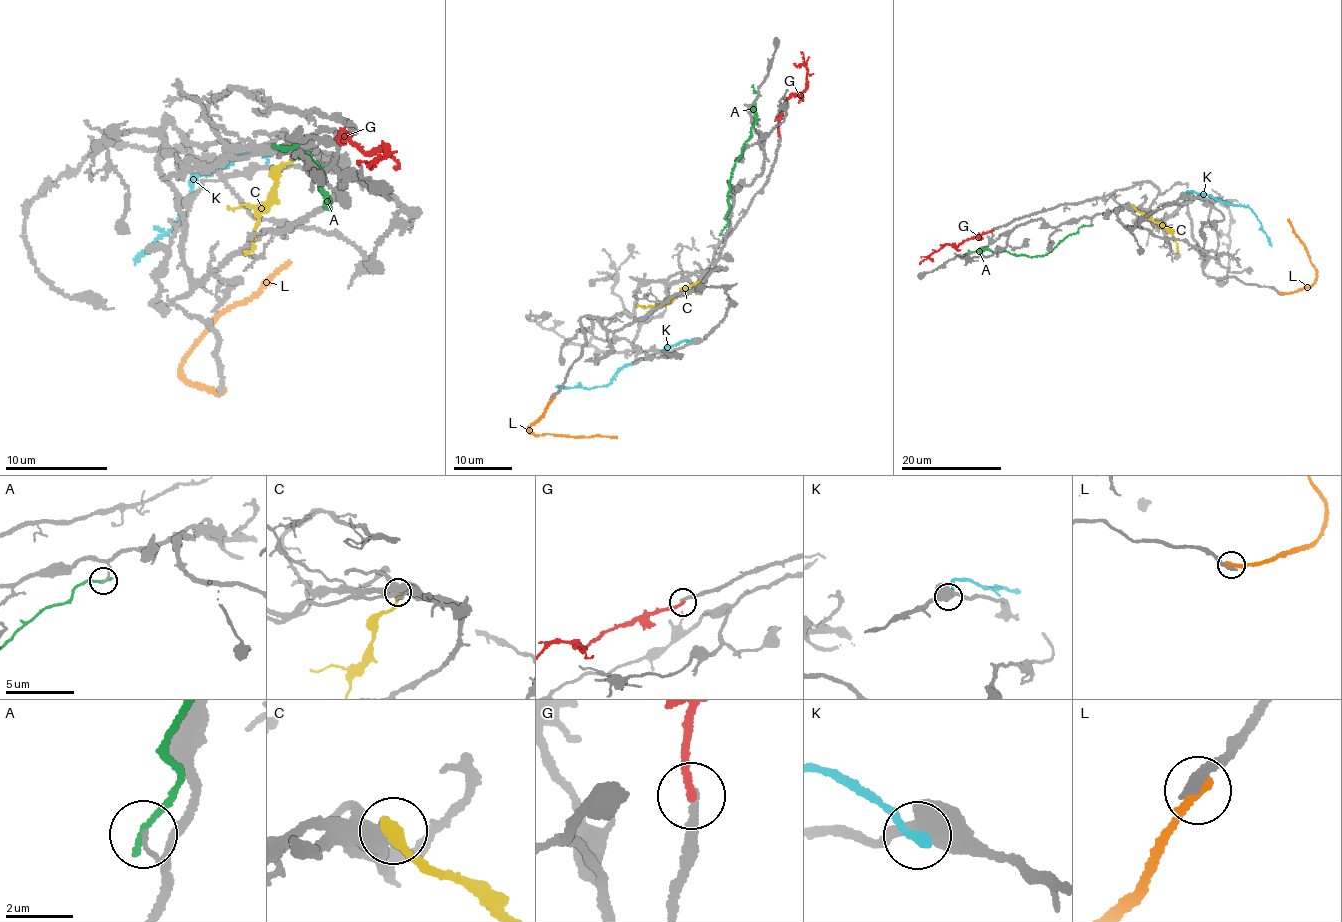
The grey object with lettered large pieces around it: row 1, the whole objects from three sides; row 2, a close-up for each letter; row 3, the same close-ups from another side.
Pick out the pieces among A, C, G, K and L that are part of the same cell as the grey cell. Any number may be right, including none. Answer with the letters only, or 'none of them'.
C

